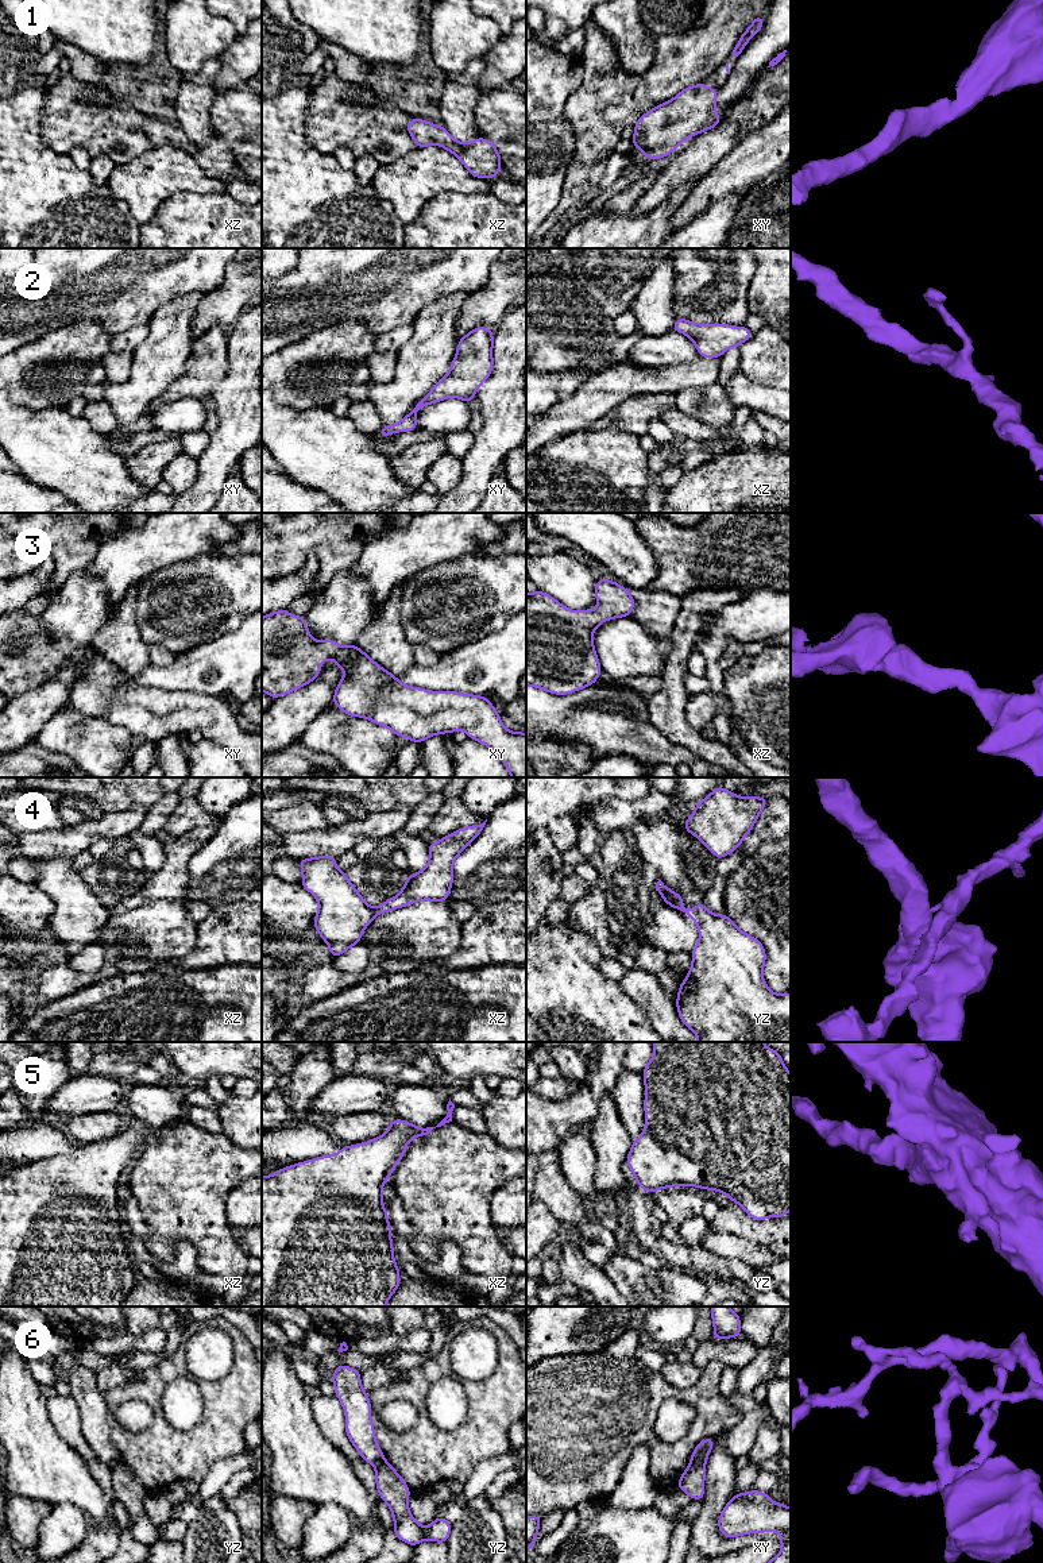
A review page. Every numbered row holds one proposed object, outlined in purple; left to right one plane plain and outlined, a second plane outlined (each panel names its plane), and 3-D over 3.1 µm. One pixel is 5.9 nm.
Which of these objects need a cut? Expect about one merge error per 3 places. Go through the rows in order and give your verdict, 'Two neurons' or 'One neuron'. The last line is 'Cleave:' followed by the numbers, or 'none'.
1: One neuron
2: One neuron
3: One neuron
4: One neuron
5: One neuron
6: Two neurons
Cleave: 6

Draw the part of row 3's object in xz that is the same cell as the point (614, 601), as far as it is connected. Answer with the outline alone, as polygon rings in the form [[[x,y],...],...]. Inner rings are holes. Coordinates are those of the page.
[[[596,579],[595,595],[596,611],[573,611],[541,590],[526,594],[526,686],[565,695],[590,687],[600,676],[592,632],[607,620],[627,617],[634,610],[634,598],[609,579]]]

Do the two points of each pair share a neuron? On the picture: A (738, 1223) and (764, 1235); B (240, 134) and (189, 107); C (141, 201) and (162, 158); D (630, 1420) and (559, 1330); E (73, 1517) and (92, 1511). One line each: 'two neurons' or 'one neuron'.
A: one neuron
B: two neurons
C: one neuron
D: two neurons
E: two neurons

